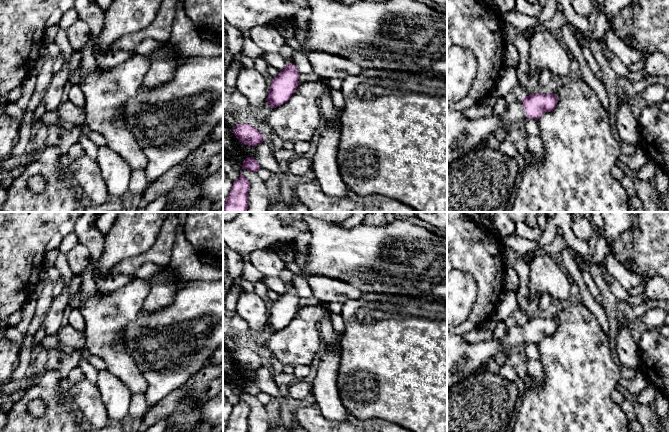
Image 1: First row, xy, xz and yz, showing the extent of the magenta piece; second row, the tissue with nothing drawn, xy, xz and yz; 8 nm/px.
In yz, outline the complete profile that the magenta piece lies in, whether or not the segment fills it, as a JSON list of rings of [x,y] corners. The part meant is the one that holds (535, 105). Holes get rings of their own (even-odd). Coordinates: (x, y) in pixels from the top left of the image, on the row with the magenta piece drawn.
[[[555,93],[530,94],[508,105],[502,116],[487,115],[473,120],[447,106],[447,164],[483,145],[482,139],[497,130],[507,133],[526,118],[540,119],[546,112],[553,111],[557,102]]]

